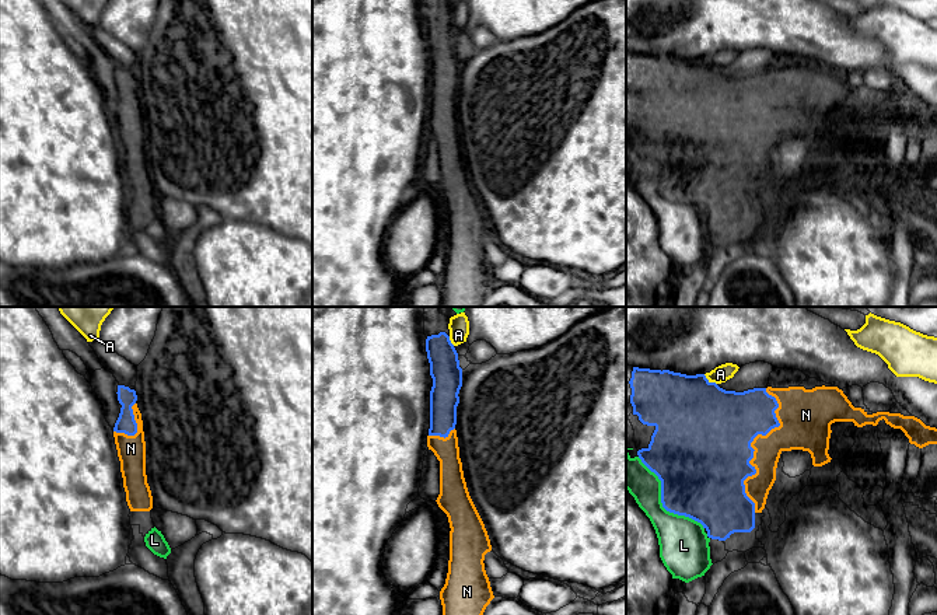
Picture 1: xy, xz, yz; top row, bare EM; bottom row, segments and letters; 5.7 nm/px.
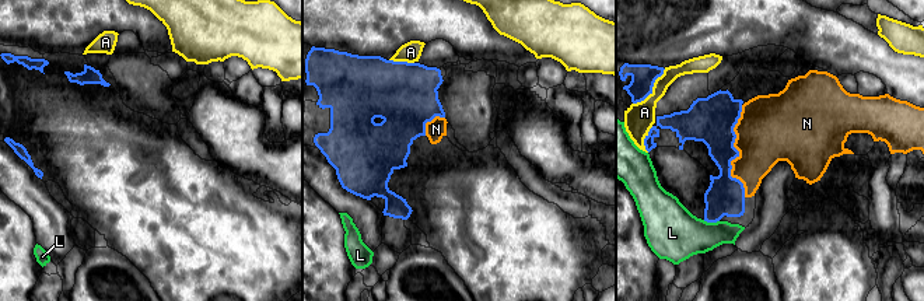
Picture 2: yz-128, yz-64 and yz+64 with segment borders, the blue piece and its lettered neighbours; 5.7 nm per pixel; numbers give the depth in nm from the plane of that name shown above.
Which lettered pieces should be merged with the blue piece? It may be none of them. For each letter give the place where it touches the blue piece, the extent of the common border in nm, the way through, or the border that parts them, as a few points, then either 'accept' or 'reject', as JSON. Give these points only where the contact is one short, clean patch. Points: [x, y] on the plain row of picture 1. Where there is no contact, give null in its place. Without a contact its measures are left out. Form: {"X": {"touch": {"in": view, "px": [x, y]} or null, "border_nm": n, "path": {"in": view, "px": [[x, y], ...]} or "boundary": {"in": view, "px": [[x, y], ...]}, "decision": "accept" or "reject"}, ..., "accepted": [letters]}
{"A": {"touch": {"in": "yz", "px": [710, 69]}, "border_nm": 100, "decision": "reject"}, "L": {"touch": {"in": "yz", "px": [661, 188]}, "border_nm": 550, "boundary": {"in": "yz", "px": [[637, 143], [660, 167], [661, 191], [703, 215]]}, "decision": "reject"}, "N": {"touch": {"in": "yz", "px": [750, 132]}, "border_nm": 700, "decision": "accept"}, "accepted": ["N"]}

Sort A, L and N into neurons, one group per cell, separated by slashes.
A / L / N

